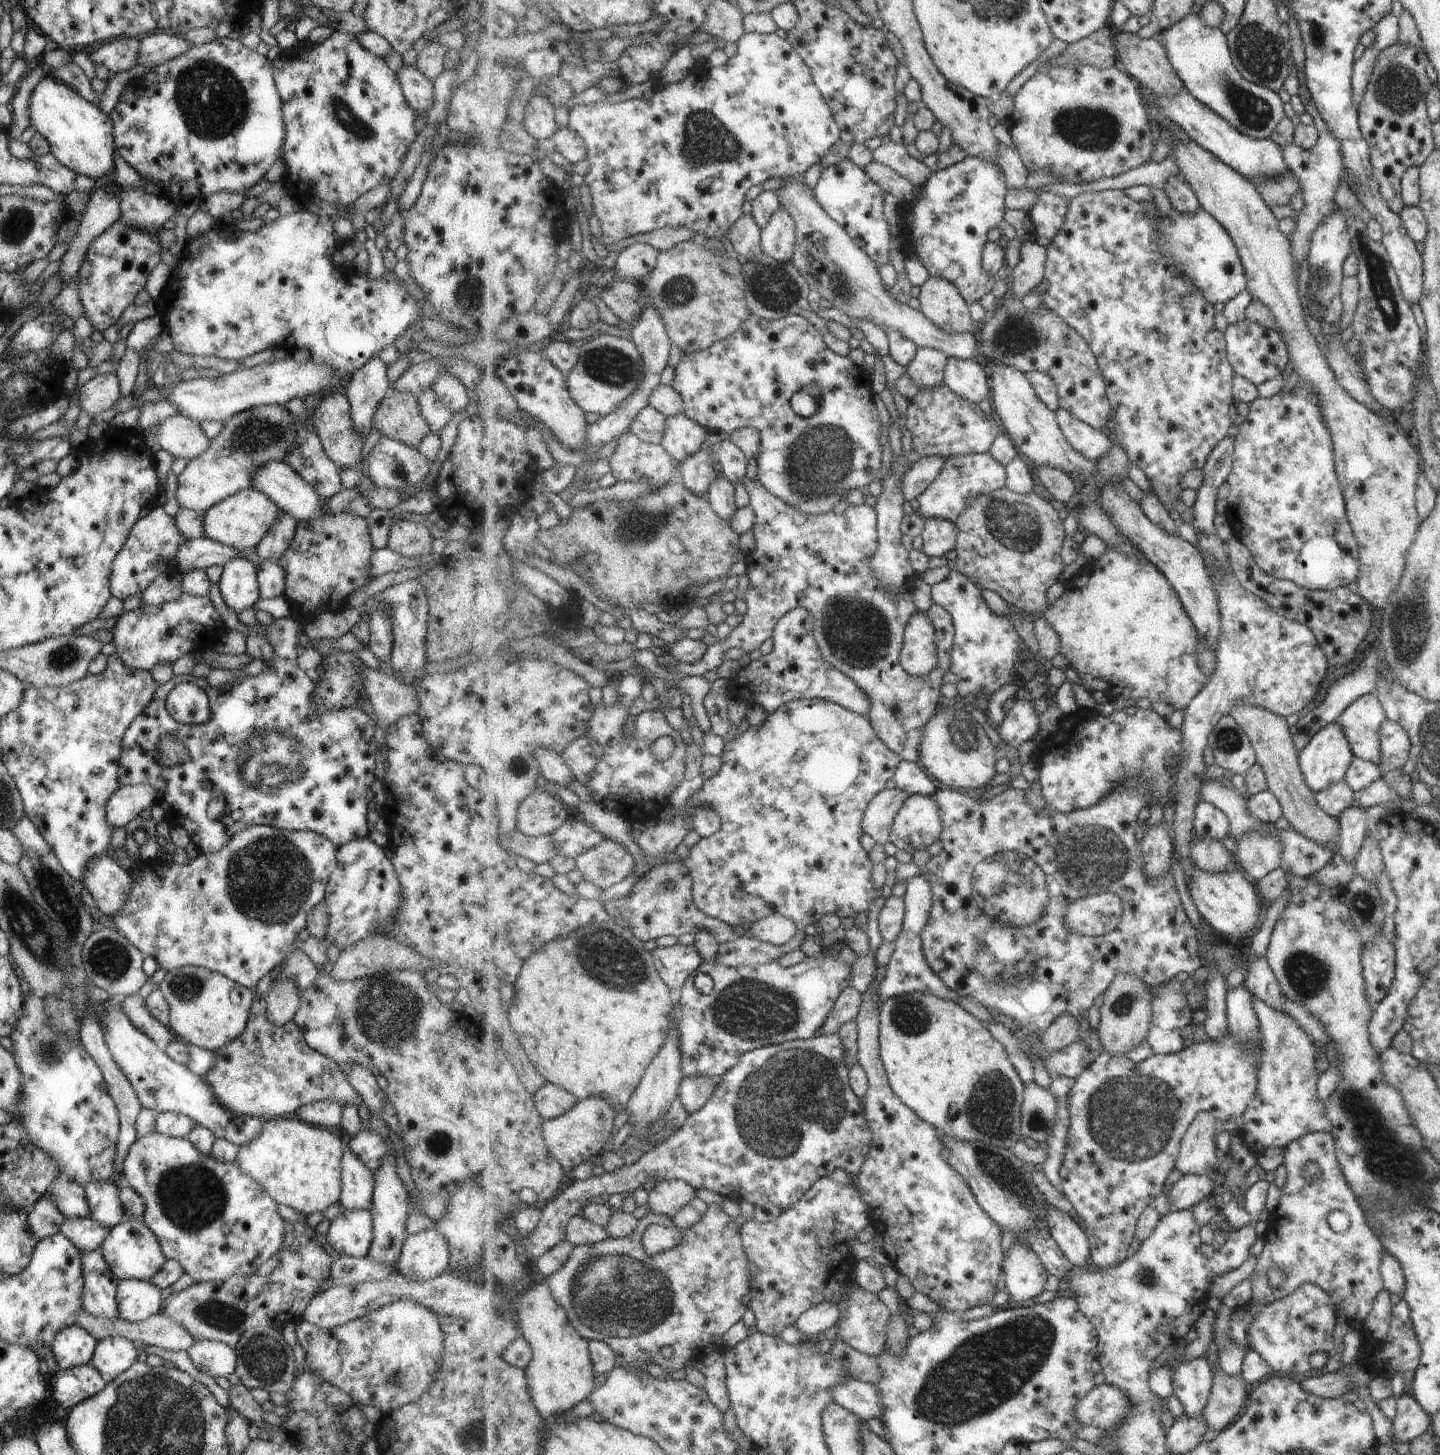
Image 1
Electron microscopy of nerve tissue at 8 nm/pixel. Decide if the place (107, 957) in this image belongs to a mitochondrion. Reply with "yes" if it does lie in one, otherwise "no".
yes

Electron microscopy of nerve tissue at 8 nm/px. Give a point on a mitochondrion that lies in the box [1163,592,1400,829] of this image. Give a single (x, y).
(1228, 740)

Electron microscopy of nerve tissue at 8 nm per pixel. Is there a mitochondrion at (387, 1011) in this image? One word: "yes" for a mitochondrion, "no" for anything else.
yes

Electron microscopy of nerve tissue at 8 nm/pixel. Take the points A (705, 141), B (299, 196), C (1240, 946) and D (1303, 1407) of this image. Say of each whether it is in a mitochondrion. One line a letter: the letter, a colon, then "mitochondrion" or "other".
A: mitochondrion
B: other
C: other
D: other

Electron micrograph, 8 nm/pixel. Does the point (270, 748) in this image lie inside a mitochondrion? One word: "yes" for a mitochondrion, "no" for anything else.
yes

